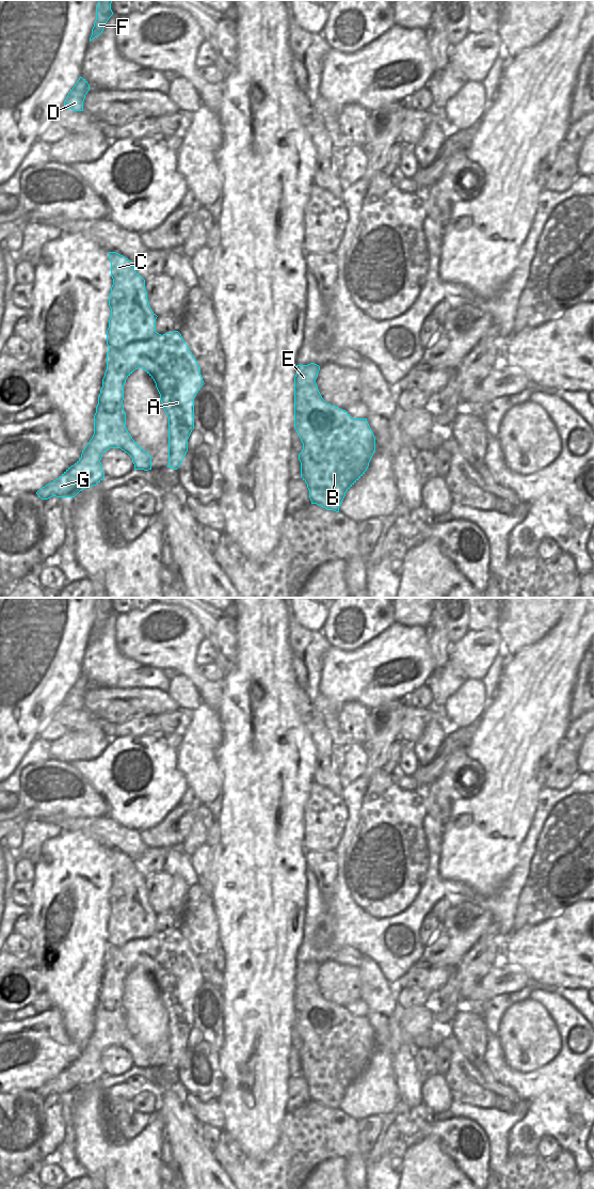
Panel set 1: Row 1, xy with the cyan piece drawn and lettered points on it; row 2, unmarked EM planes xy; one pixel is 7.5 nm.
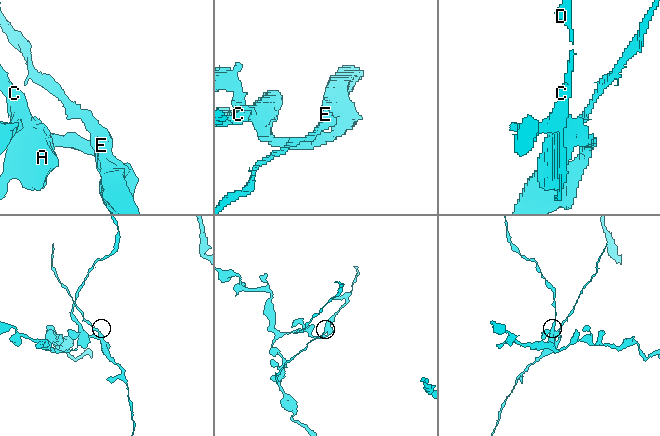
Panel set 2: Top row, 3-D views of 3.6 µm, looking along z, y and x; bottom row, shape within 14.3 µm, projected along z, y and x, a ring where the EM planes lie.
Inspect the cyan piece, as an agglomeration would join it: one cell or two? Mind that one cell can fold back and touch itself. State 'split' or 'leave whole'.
split

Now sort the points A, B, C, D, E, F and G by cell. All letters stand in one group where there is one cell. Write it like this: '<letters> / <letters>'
A B E G / C D F

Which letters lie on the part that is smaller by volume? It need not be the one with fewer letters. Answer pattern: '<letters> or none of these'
C, D, F

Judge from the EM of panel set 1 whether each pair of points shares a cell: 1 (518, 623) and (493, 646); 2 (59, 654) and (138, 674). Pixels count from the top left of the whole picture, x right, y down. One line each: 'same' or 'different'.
1: different
2: different

